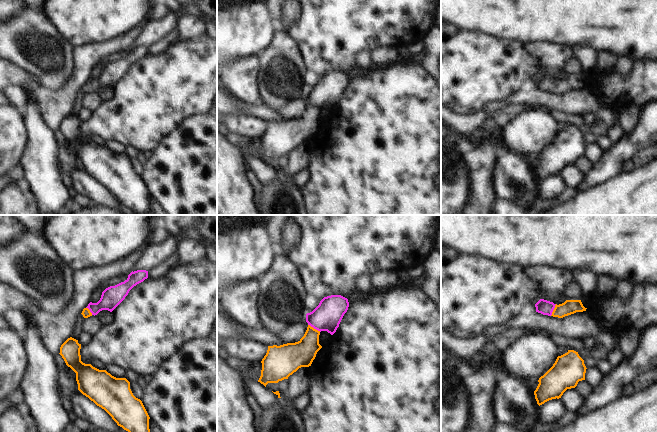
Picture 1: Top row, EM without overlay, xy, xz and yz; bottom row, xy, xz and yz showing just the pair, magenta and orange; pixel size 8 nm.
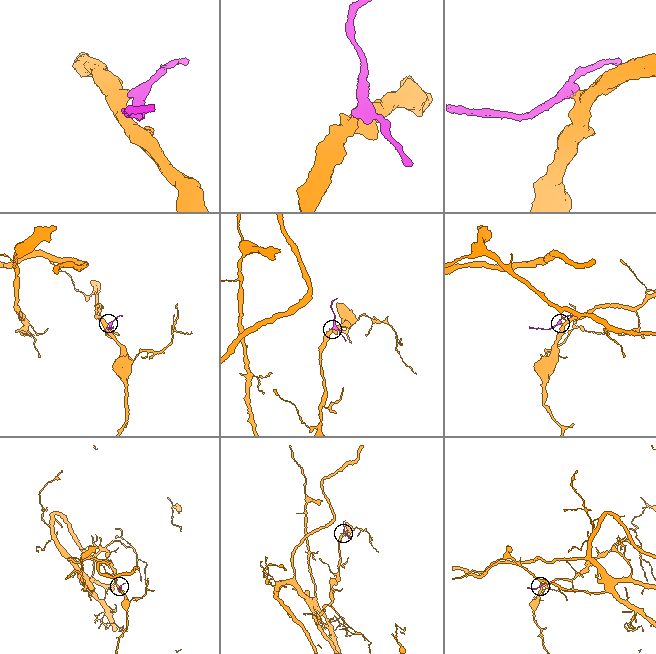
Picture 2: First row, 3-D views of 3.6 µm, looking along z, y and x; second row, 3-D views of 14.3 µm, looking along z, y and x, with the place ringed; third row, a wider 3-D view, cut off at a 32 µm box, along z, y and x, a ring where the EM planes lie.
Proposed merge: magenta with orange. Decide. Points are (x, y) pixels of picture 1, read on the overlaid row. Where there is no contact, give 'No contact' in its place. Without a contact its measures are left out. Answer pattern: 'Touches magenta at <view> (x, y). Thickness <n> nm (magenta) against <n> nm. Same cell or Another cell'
Touches magenta at xz (314, 328). Thickness 220 nm (magenta) against 200 nm. Same cell

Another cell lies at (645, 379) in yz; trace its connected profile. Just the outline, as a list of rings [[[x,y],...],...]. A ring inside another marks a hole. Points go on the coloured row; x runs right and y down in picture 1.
[[[650,370],[640,373],[632,382],[636,391],[643,390],[657,381],[657,371]]]

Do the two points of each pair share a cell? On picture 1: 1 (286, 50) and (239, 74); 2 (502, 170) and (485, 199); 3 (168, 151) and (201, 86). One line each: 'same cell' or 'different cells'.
1: different cells
2: different cells
3: different cells

